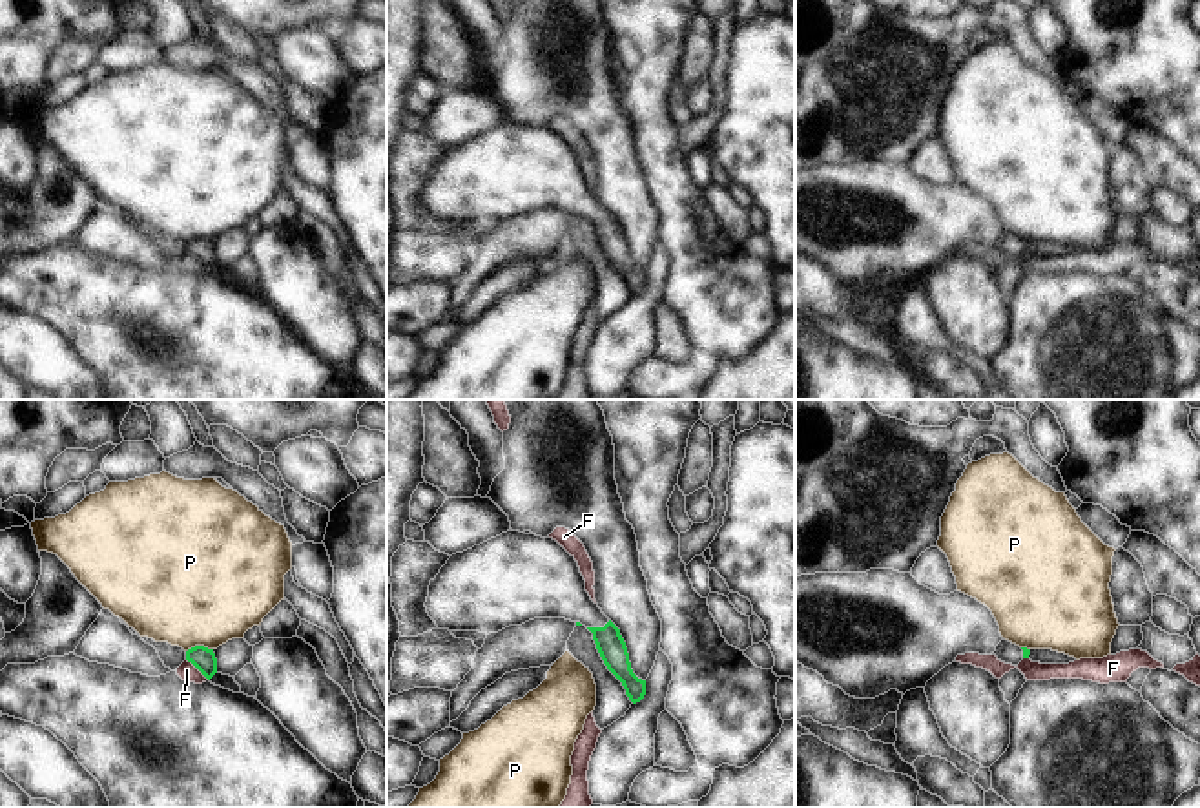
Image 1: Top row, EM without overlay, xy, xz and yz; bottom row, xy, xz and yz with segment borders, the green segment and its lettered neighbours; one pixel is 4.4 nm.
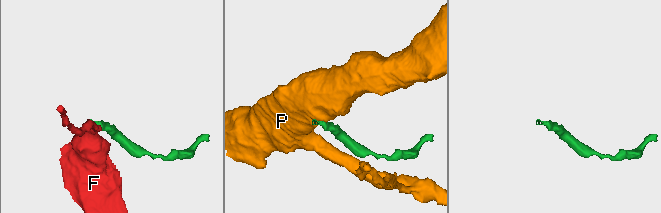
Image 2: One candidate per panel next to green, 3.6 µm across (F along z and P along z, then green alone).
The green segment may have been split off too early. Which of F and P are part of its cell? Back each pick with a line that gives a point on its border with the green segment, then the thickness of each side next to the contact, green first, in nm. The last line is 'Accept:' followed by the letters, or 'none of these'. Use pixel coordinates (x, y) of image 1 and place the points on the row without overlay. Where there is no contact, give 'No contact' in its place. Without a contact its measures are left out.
Accept: none of these

